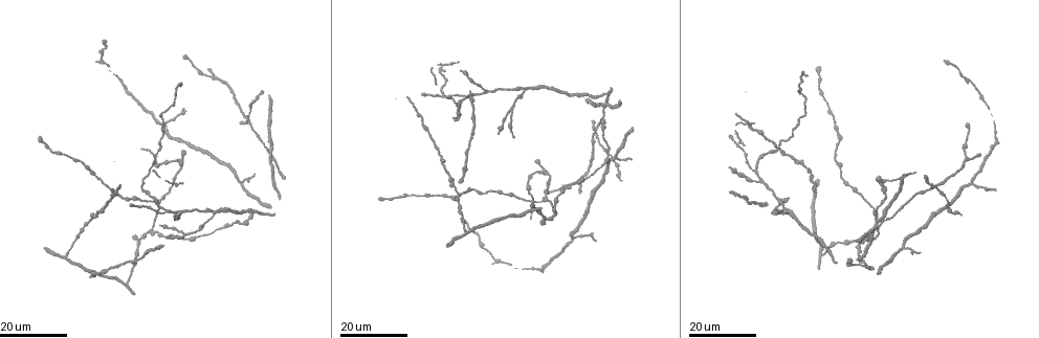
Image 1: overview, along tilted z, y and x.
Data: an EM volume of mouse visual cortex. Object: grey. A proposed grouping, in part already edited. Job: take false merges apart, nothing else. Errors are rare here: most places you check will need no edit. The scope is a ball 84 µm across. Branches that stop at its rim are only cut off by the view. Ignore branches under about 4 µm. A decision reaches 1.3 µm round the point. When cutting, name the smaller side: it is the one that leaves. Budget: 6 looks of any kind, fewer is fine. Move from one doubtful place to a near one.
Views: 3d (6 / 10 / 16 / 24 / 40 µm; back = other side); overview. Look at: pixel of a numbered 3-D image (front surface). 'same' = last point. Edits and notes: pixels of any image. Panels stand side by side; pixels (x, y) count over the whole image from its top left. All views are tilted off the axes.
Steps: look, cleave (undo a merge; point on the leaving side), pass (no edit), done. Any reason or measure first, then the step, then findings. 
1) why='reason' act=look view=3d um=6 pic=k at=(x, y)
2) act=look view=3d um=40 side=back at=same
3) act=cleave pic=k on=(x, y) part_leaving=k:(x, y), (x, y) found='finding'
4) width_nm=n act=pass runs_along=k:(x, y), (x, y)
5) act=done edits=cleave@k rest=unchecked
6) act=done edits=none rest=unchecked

why='side arm on a straight run' act=look view=3d um=24 pic=1 at=(216, 213)

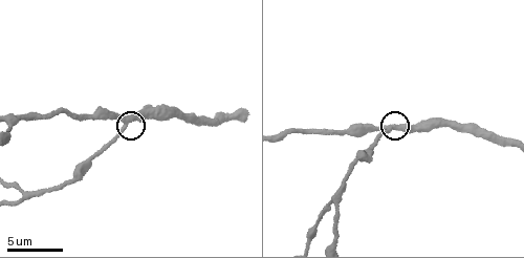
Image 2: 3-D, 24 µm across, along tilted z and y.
why='zoom in' act=look view=3d um=10 pic=2 at=(126, 123)

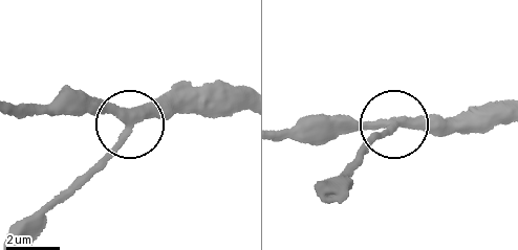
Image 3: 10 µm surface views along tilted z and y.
act=pass found='all the same neuron'

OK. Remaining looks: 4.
why='branch point' act=look view=3d um=24 pic=1 at=(166, 209)

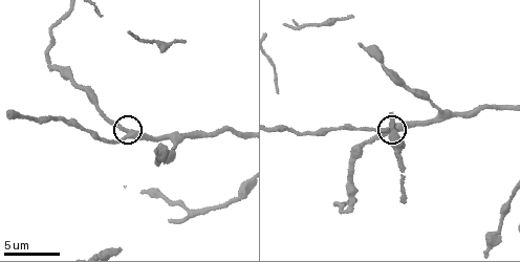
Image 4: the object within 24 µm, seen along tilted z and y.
act=look view=3d um=6 pic=4 at=(127, 130)

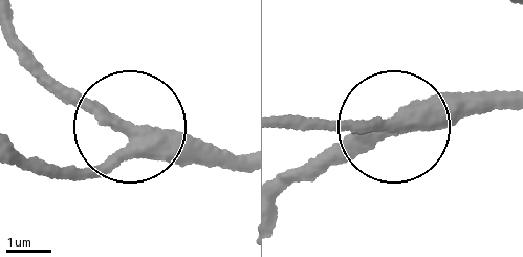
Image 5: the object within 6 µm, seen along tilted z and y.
act=pass found='one neuron here'

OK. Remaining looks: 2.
act=look view=3d um=16 pic=1 at=(543, 198)

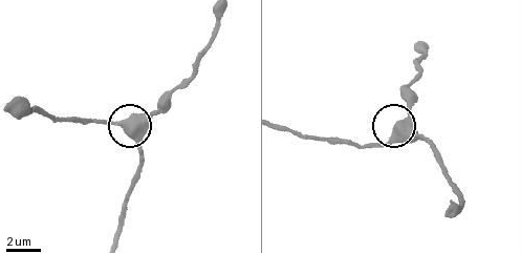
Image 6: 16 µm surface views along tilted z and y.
act=look view=3d um=6 pic=6 at=(140, 121)

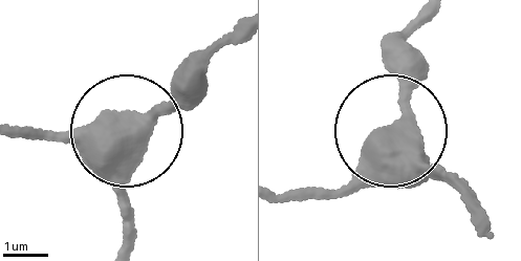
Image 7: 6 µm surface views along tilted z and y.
act=pass found='all the same neuron'

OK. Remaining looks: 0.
act=done edits=none rest=unchecked

